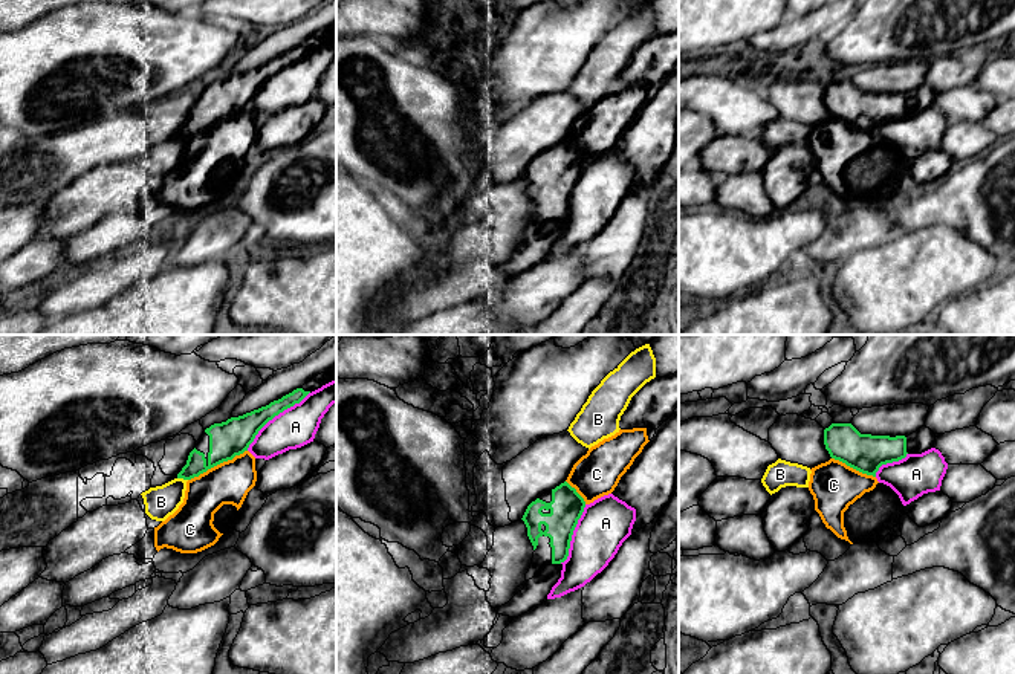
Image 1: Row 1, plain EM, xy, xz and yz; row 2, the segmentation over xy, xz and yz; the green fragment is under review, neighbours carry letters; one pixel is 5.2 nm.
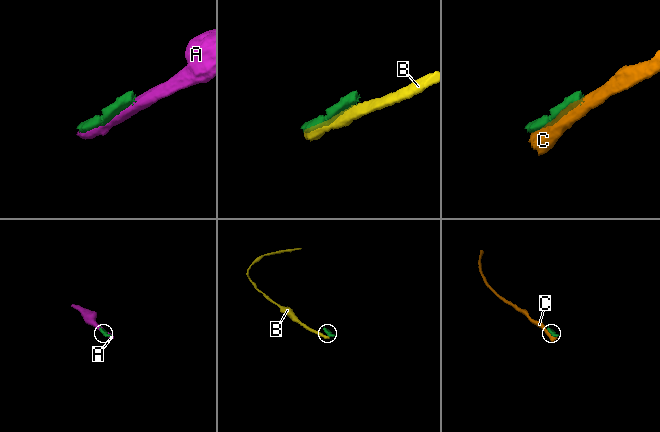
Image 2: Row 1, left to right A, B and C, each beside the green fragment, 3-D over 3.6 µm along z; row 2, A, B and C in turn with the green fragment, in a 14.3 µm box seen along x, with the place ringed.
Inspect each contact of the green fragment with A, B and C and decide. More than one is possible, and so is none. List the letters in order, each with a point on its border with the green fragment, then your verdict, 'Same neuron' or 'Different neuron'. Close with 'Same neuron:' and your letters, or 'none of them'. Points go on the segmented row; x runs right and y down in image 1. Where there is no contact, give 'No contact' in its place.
A: Touches green at xy (274, 416). Different neuron
B: Touches green at xy (182, 477). Different neuron
C: Touches green at xy (217, 463). Different neuron
Same neuron: none of them

